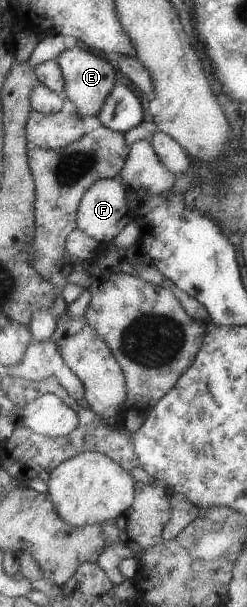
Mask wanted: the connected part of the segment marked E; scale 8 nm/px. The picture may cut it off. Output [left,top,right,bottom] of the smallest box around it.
[58,46,117,118]

